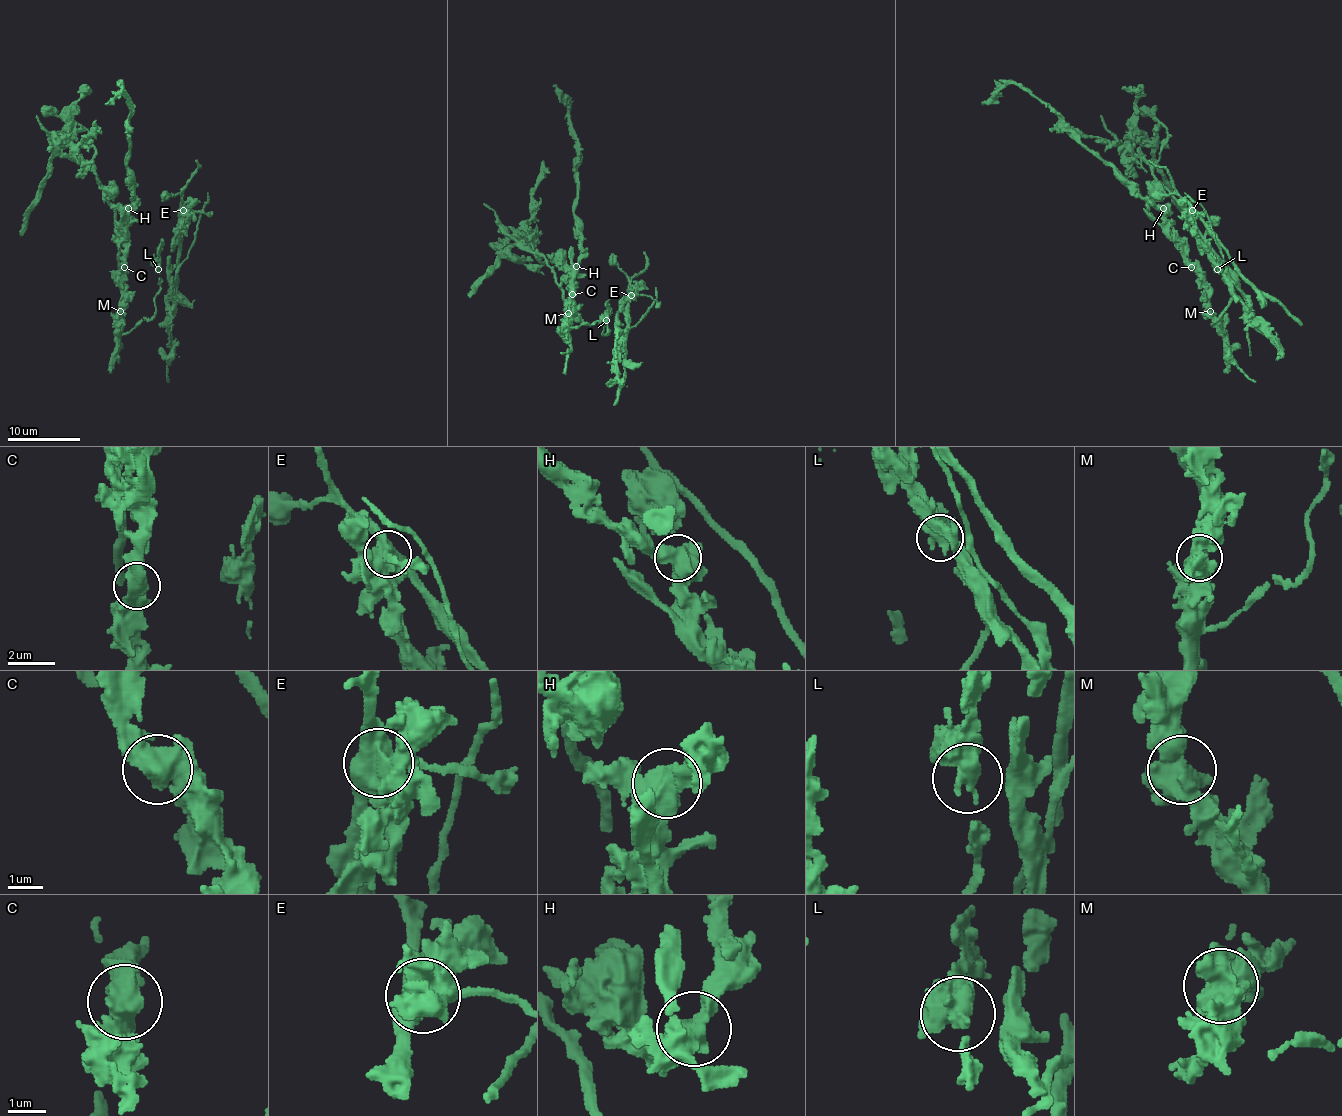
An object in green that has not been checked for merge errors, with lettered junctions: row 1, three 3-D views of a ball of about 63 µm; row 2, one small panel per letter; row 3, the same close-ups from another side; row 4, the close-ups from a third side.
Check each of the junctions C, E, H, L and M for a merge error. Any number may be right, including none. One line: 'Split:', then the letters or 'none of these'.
Split: E

